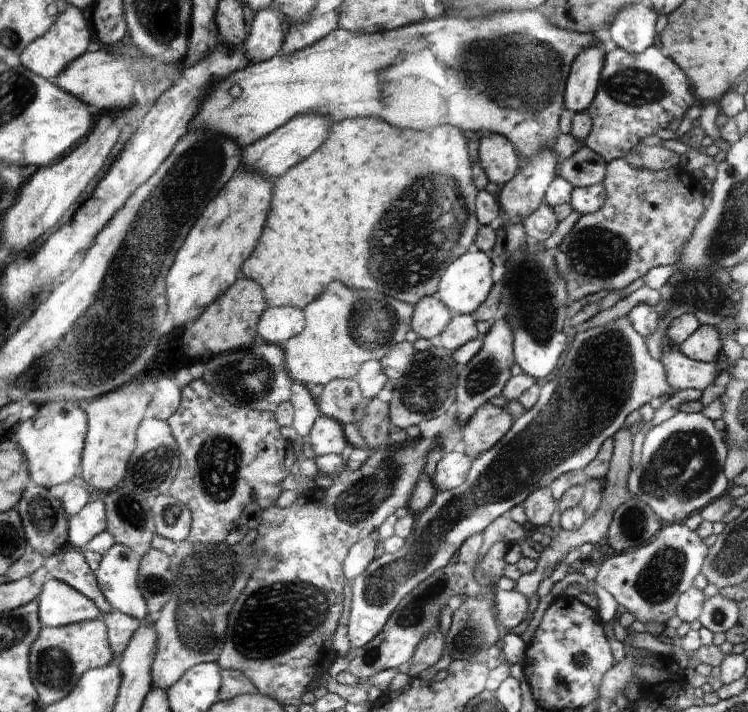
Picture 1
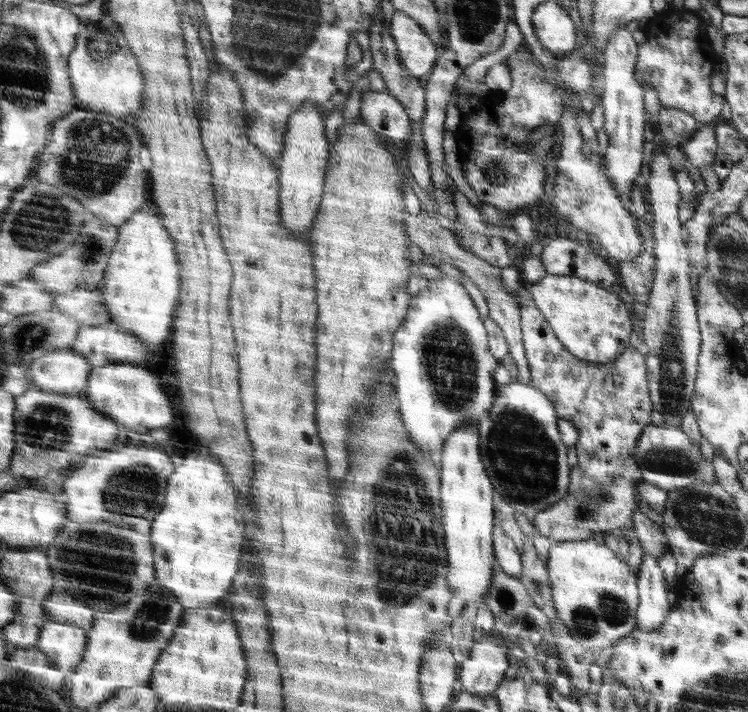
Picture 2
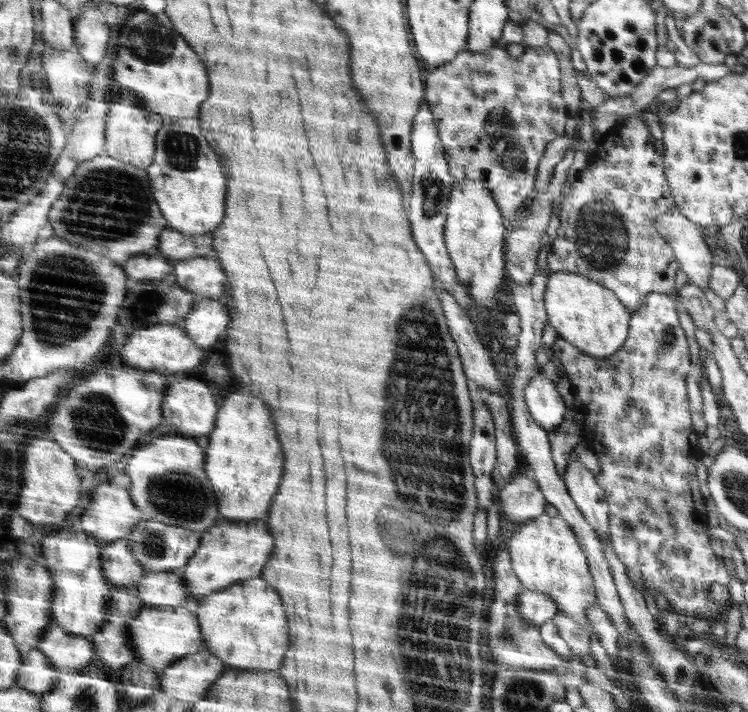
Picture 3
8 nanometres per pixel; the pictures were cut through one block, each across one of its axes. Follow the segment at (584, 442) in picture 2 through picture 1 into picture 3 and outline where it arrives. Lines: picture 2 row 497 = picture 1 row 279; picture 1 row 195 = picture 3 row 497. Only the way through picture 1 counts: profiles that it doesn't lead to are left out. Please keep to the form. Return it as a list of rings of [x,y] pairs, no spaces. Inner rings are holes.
[[[652,293],[645,297],[645,300],[634,311],[634,322],[630,322],[630,342],[626,342],[626,350],[618,350],[617,353],[611,354],[609,357],[593,358],[589,354],[579,352],[577,346],[570,344],[562,337],[558,337],[551,346],[553,355],[558,359],[564,367],[564,372],[569,378],[569,382],[574,391],[576,399],[580,402],[581,408],[584,412],[585,430],[588,432],[588,437],[585,436],[587,447],[592,450],[598,457],[599,473],[595,474],[596,482],[604,489],[606,493],[606,500],[609,506],[609,522],[610,522],[610,539],[616,556],[626,565],[626,572],[634,583],[634,587],[644,594],[645,591],[650,592],[653,596],[659,593],[664,594],[668,603],[672,605],[672,609],[676,611],[680,617],[687,620],[694,618],[704,618],[711,624],[716,623],[716,620],[722,616],[722,608],[718,608],[714,604],[714,600],[710,600],[708,596],[708,589],[712,583],[722,583],[726,587],[730,587],[730,578],[728,578],[728,569],[724,568],[724,564],[718,560],[719,556],[714,556],[708,536],[706,536],[706,510],[704,510],[704,498],[700,494],[700,484],[696,476],[696,466],[701,460],[702,453],[698,446],[698,437],[694,426],[692,426],[692,414],[690,406],[688,406],[688,396],[686,396],[686,382],[684,378],[690,372],[690,352],[688,352],[688,344],[686,344],[686,336],[684,330],[680,328],[678,322],[678,314],[676,314],[676,306],[672,296],[662,293]]]

